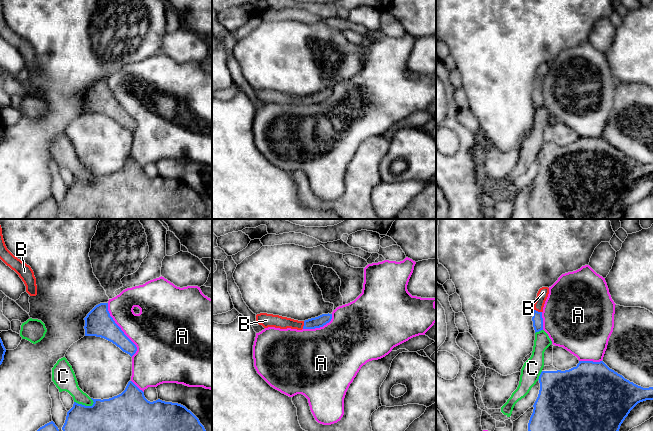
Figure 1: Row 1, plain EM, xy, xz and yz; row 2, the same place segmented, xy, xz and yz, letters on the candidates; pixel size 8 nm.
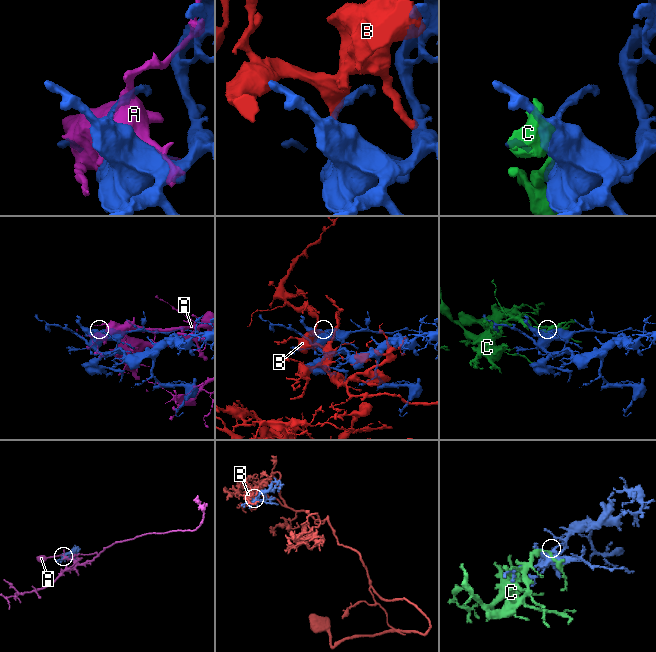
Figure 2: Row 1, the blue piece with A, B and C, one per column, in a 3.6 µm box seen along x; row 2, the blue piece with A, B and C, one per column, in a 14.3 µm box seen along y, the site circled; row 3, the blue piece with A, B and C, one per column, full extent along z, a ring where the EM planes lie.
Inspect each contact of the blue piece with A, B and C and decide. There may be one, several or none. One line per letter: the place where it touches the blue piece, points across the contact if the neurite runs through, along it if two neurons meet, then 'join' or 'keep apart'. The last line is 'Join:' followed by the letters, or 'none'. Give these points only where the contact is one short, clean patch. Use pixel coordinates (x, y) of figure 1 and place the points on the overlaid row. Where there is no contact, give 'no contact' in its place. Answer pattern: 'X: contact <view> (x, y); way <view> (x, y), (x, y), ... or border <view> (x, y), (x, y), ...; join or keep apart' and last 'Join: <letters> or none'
A: contact xy (121, 330); keep apart
B: contact xz (304, 325); way xz (317, 322), (304, 325), (276, 321); join
C: contact xy (84, 405); keep apart
Join: B

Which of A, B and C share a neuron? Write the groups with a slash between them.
A / B / C

